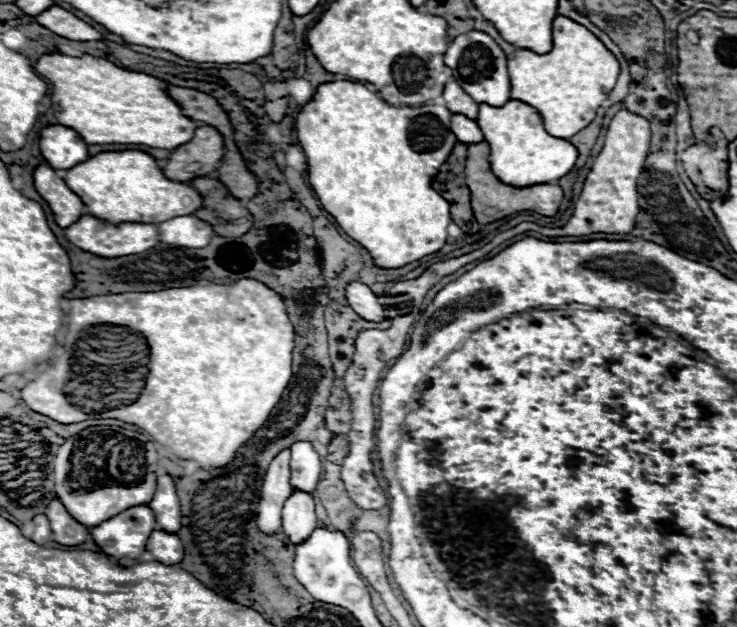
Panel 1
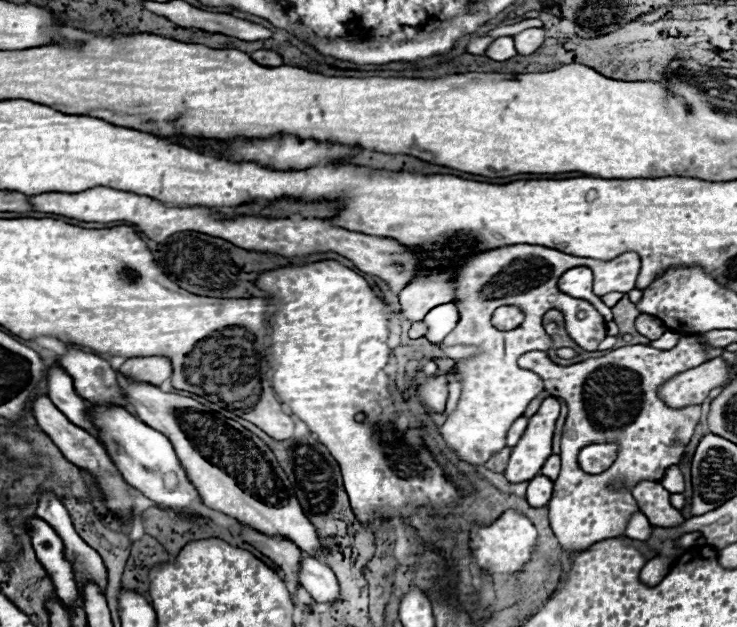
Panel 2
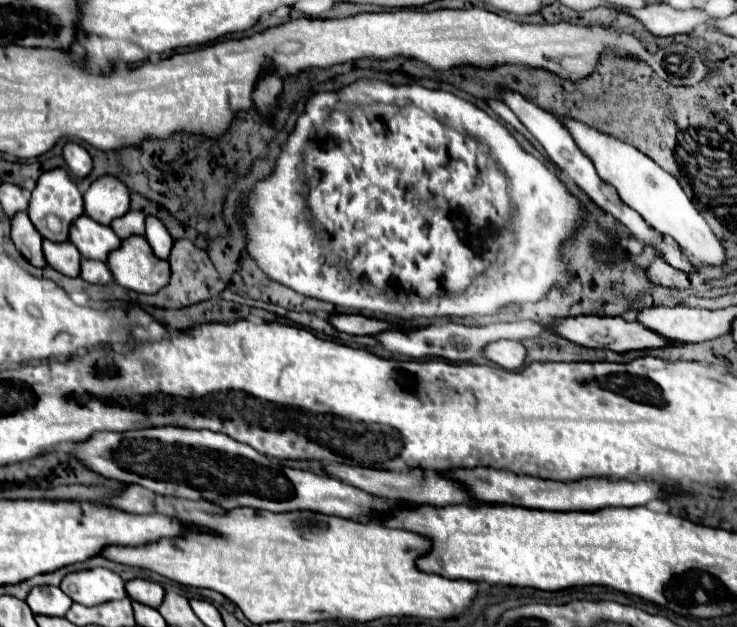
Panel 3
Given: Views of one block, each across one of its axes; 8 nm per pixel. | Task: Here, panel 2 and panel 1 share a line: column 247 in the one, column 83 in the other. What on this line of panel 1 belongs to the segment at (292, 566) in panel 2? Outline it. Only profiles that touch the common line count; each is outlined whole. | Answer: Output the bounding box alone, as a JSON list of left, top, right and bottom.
[46,498,88,546]

